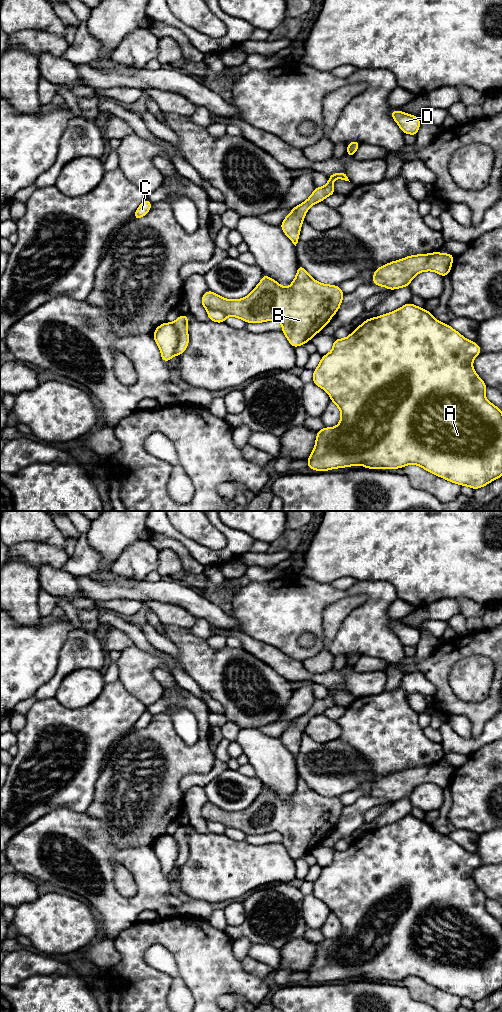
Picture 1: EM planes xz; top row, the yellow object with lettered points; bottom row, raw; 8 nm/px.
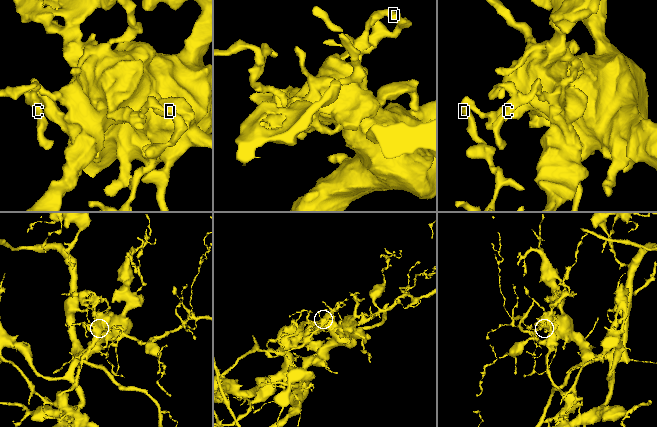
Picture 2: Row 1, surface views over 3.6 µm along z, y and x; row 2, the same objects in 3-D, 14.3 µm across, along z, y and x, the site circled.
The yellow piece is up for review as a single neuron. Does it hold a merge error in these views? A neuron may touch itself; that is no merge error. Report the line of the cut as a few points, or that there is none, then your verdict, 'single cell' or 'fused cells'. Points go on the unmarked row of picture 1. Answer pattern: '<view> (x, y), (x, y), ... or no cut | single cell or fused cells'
xz (172, 836), (177, 844), (175, 866) | fused cells

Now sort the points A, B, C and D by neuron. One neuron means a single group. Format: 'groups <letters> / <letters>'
groups A C D / B

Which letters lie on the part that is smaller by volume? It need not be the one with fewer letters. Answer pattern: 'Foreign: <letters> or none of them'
Foreign: B

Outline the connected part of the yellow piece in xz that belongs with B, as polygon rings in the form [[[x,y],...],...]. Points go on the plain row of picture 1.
[[[298,776],[296,789],[288,800],[284,800],[271,789],[263,786],[260,795],[243,811],[225,811],[207,802],[201,810],[201,816],[206,822],[221,823],[226,828],[240,830],[246,835],[278,832],[282,836],[281,843],[290,857],[296,860],[321,844],[339,822],[344,807],[339,798],[316,793],[303,778]]]

